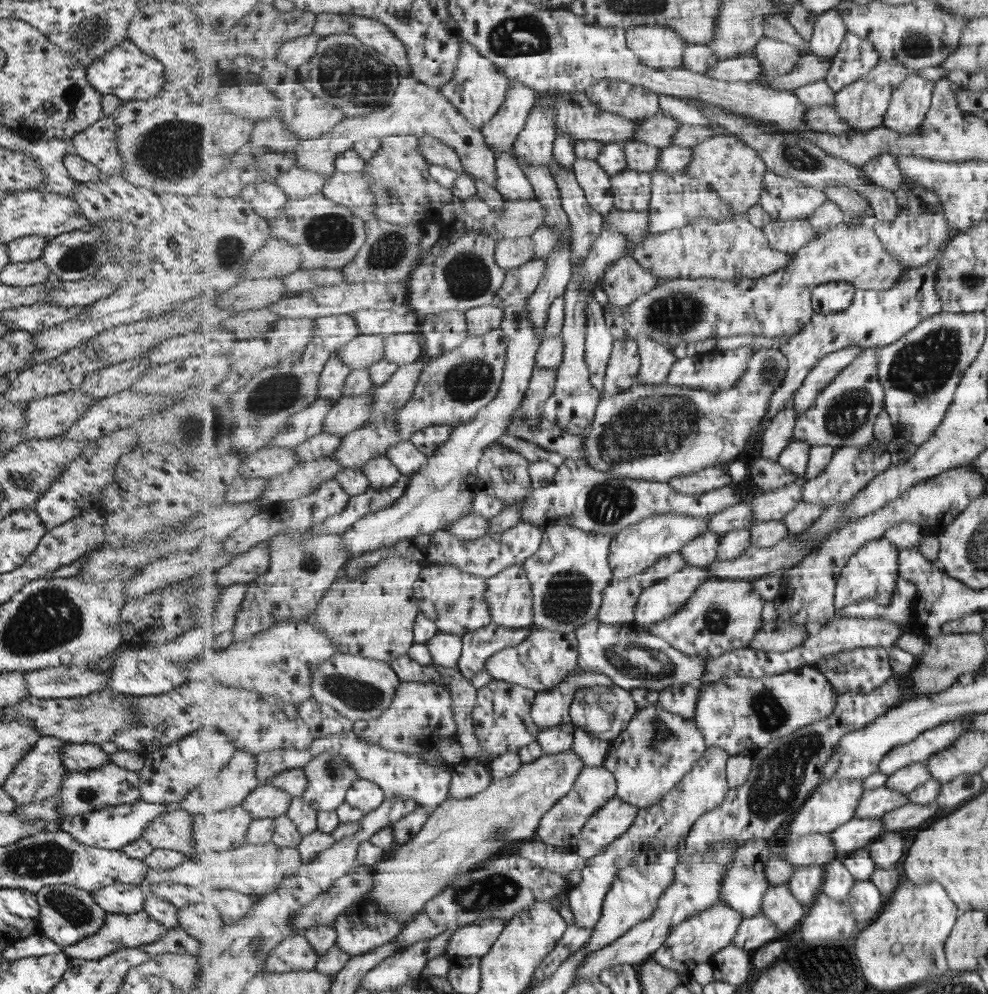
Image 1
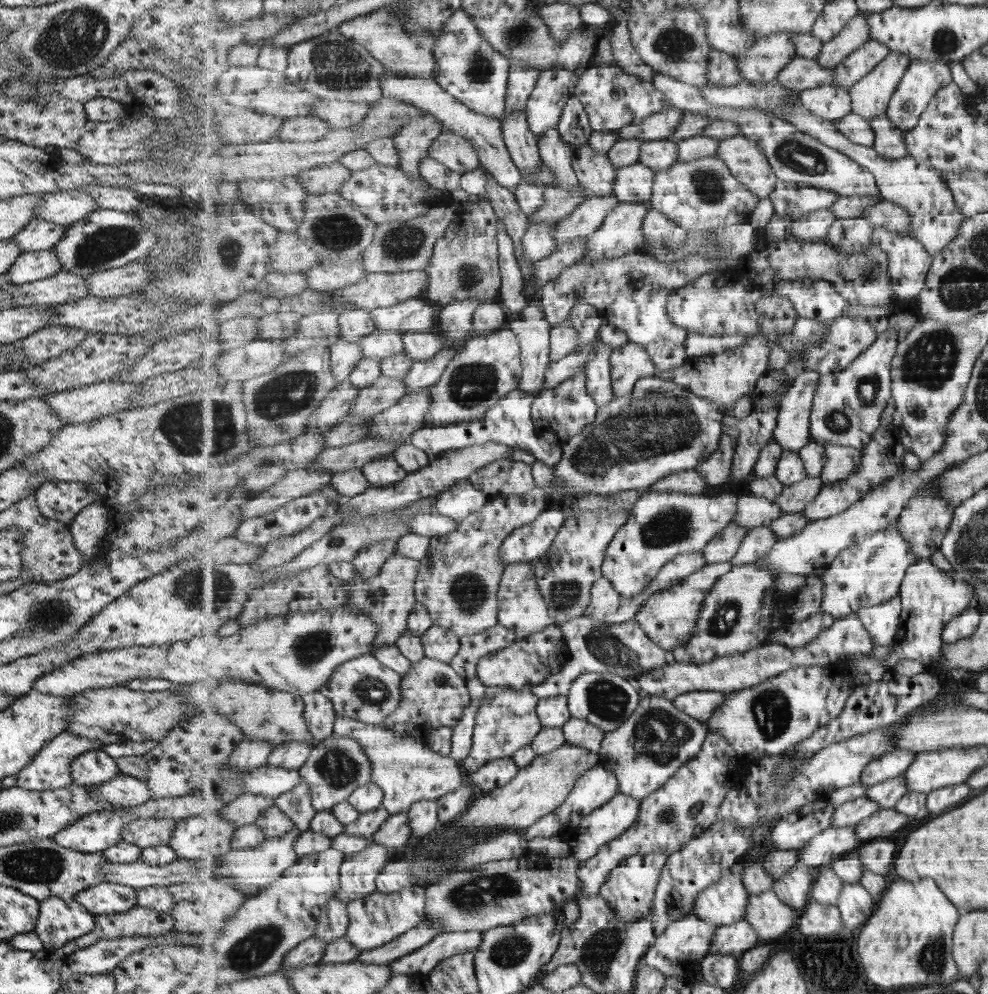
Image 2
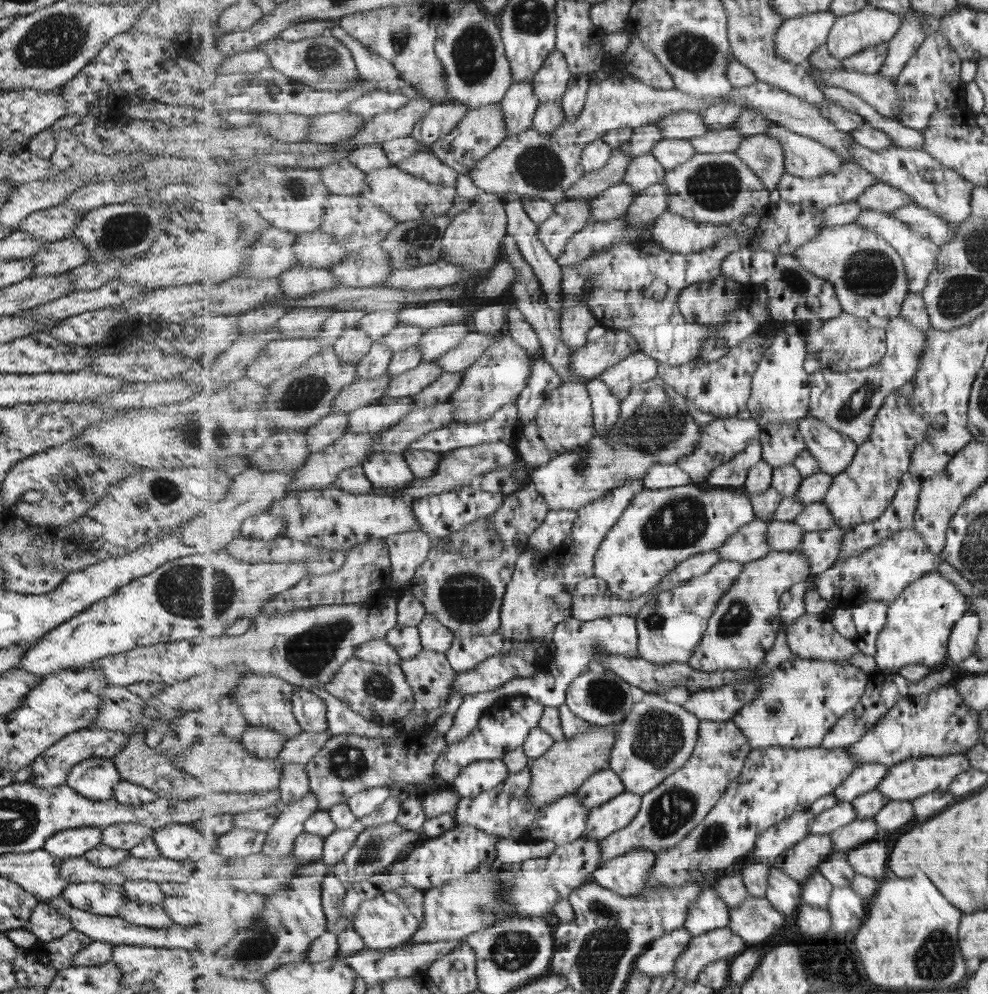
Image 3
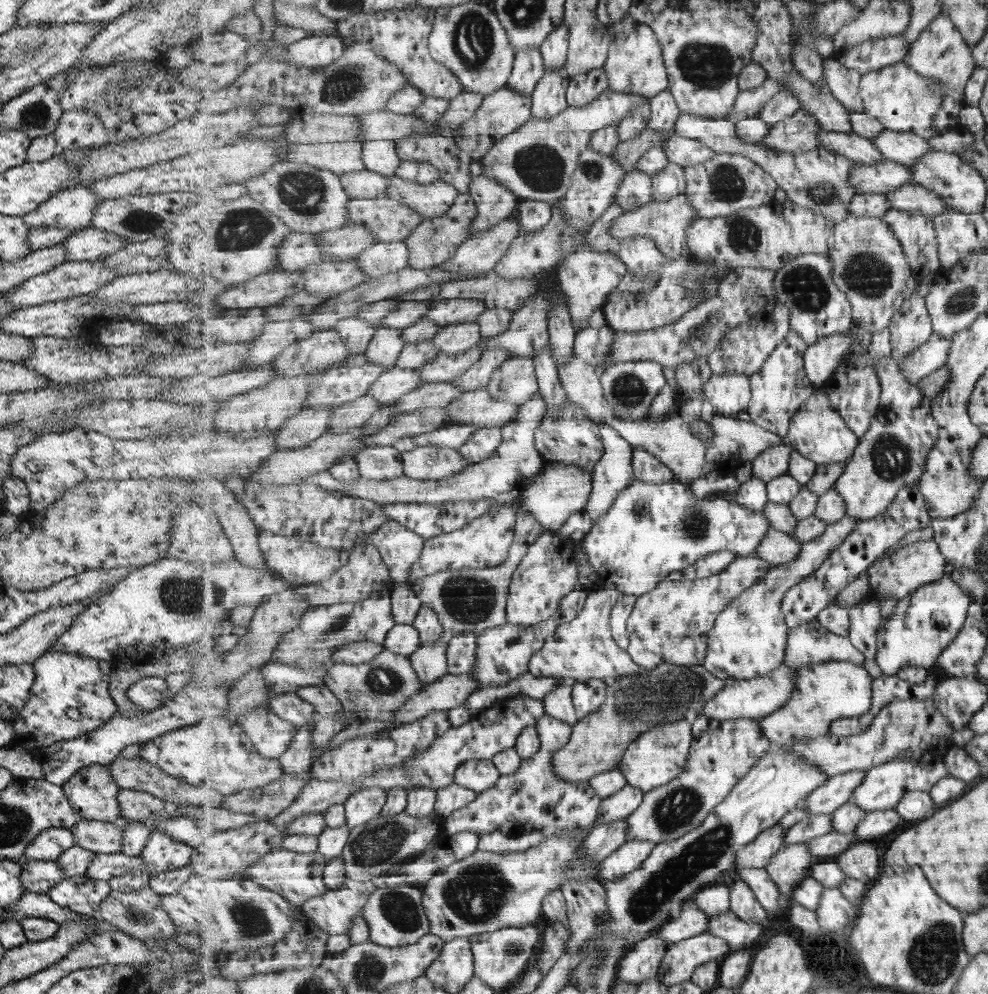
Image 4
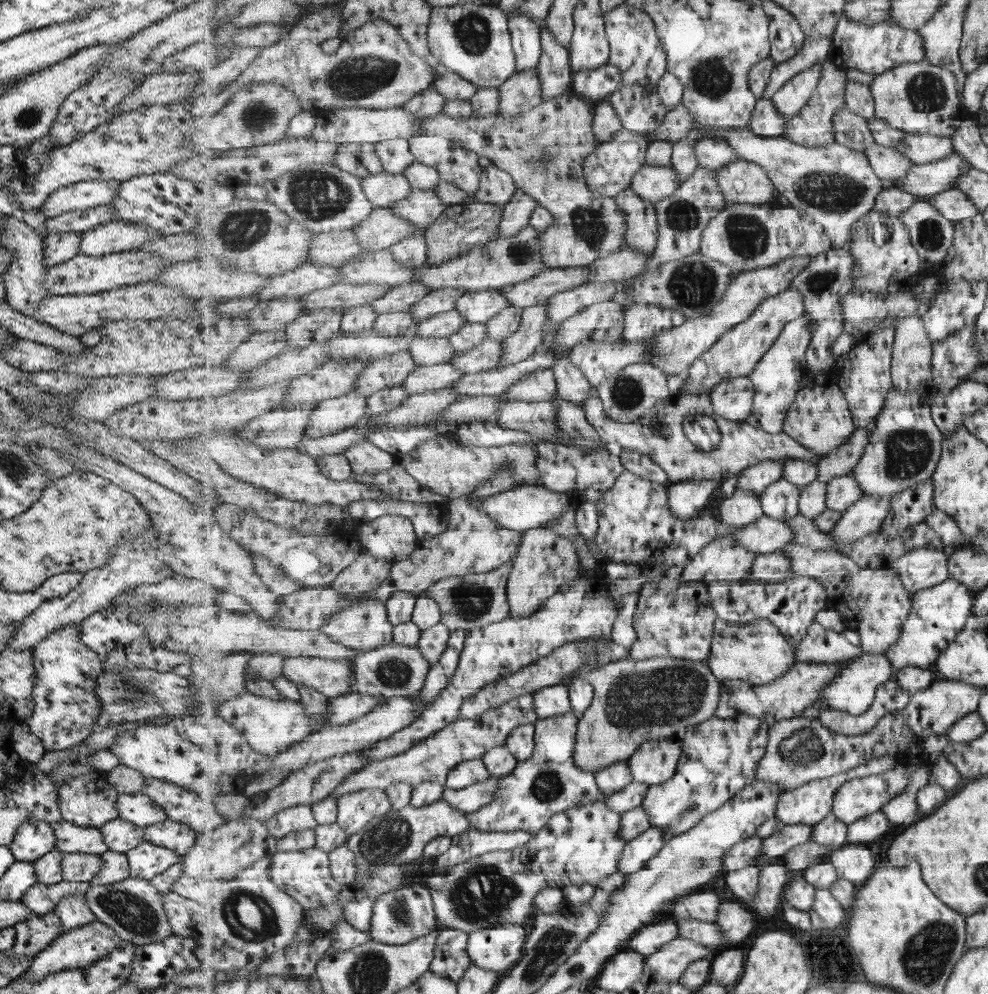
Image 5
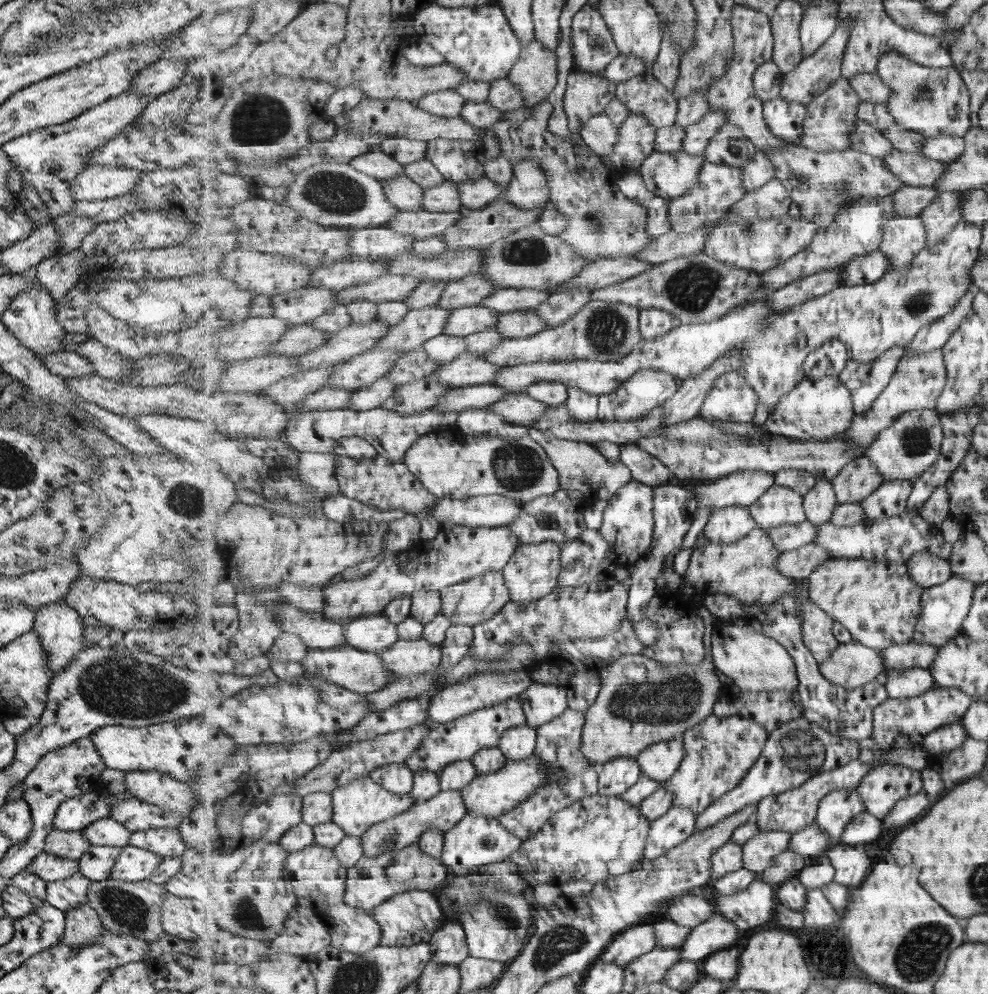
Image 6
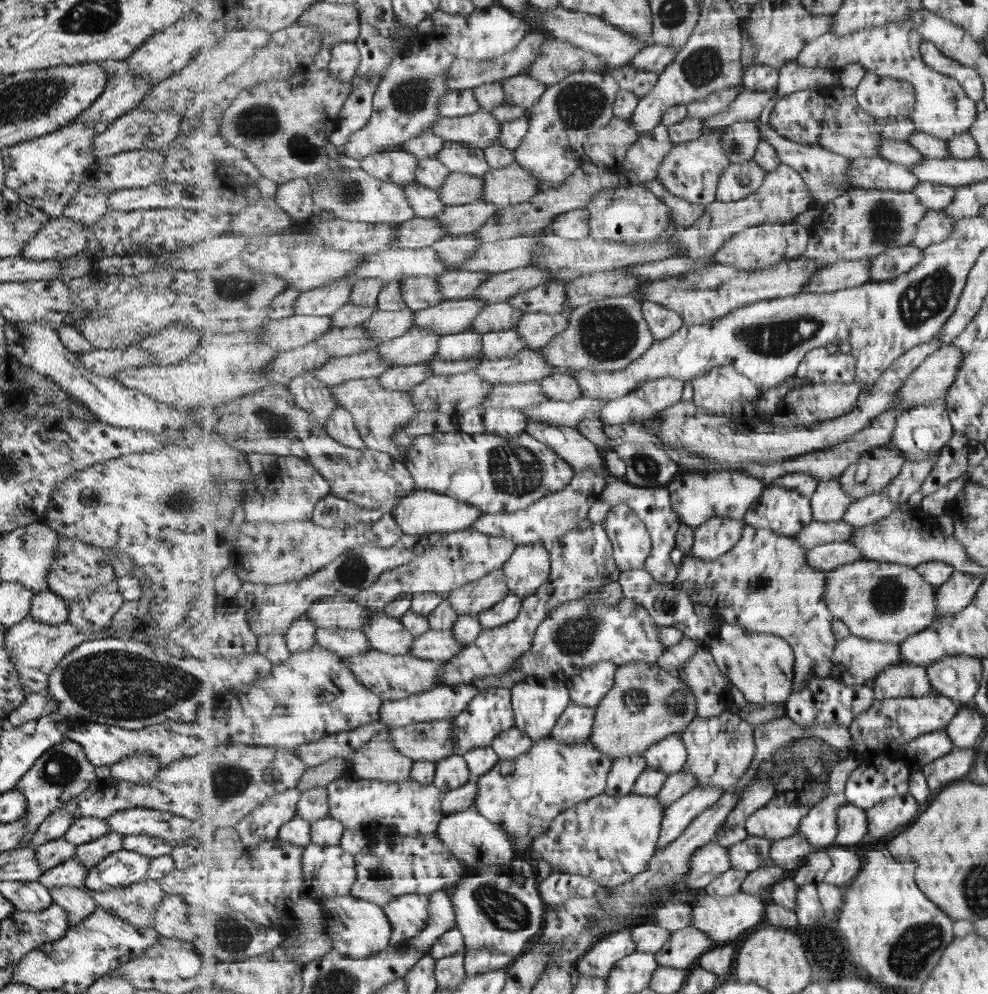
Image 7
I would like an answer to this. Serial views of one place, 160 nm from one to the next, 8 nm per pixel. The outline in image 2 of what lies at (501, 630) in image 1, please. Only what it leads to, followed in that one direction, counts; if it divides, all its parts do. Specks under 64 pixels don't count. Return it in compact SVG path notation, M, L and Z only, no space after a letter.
M499 623L481 634L464 635L460 639L460 651L450 662L450 666L466 680L478 677L477 668L483 657L503 650L517 640L512 630Z

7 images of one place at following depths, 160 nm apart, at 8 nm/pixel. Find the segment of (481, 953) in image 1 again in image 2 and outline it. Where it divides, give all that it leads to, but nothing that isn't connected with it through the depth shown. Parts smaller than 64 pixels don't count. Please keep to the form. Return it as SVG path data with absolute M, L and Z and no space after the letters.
M483 930L455 931L438 934L414 953L390 962L390 968L395 975L424 974L428 975L442 960L456 954L475 953L483 942Z

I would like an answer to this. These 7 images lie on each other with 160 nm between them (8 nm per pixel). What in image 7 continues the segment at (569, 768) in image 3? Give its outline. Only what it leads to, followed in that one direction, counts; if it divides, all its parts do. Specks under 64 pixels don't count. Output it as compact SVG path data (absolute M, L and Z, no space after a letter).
M638 661L619 665L614 688L598 704L592 743L611 758L641 755L650 746L675 733L683 733L698 716L696 694L671 671L657 664Z

